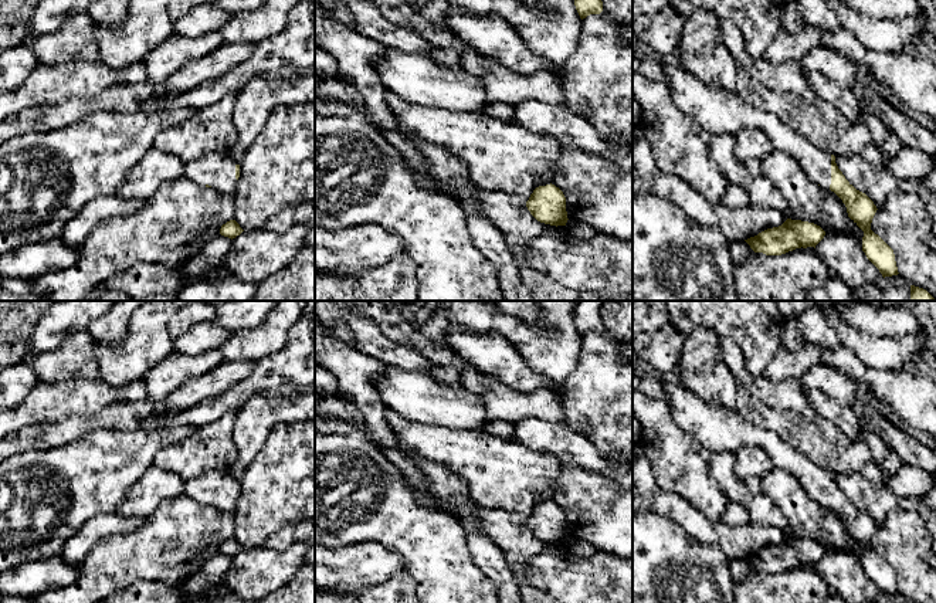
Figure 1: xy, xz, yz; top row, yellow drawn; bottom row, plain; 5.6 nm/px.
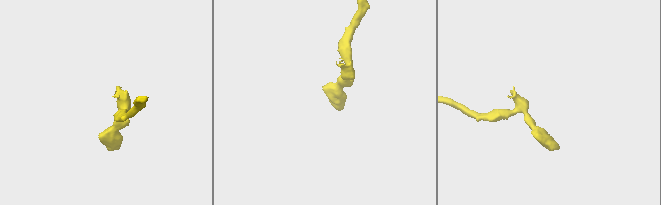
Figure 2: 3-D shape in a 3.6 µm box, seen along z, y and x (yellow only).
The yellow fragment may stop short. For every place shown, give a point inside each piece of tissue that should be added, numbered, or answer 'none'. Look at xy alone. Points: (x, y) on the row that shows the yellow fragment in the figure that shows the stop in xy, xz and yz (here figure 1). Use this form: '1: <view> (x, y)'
1: xy (216, 169)

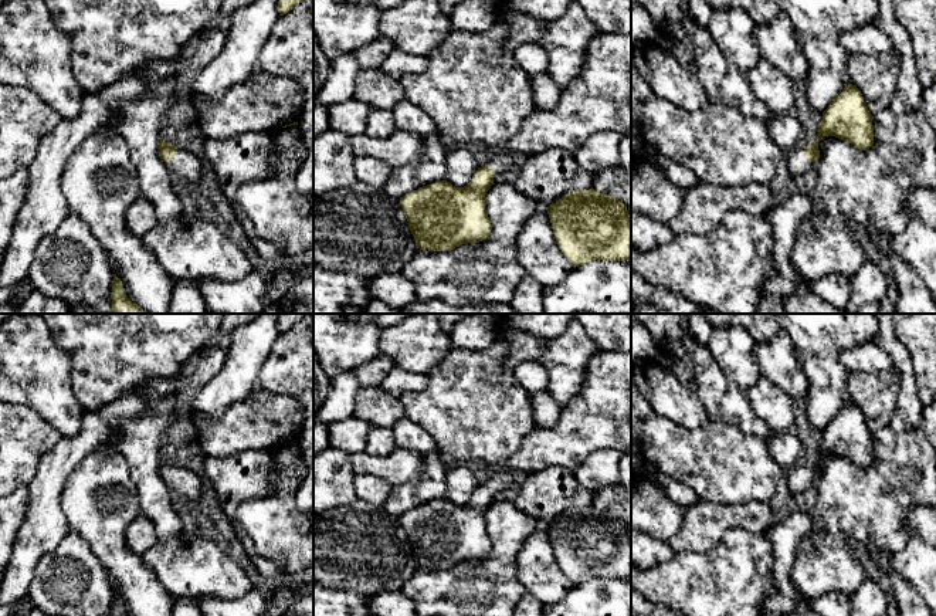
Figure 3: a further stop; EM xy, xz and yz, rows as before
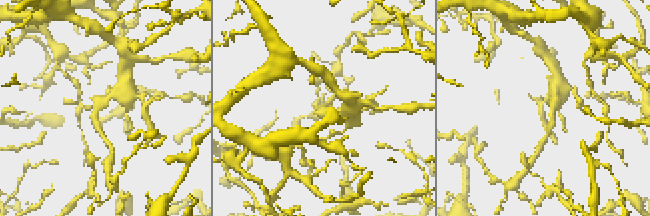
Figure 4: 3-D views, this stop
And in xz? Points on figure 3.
1: xz (501, 162)

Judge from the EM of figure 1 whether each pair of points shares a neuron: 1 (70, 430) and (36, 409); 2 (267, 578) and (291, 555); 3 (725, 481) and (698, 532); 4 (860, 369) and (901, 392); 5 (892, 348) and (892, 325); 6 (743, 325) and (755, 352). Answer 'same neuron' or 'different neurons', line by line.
1: different neurons
2: same neuron
3: different neurons
4: same neuron
5: different neurons
6: same neuron

